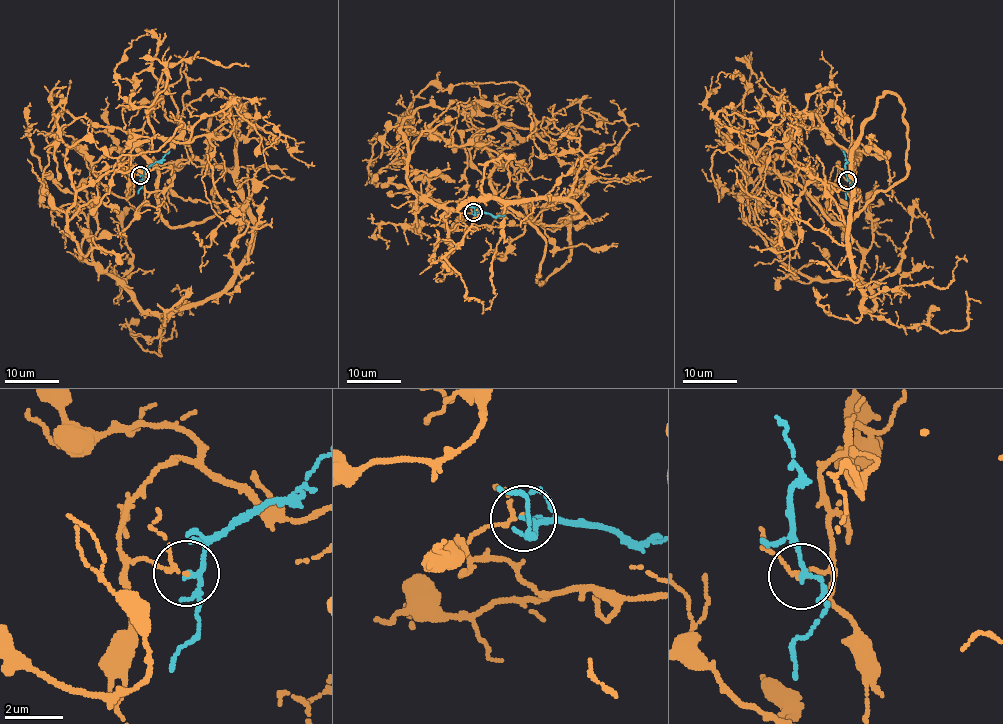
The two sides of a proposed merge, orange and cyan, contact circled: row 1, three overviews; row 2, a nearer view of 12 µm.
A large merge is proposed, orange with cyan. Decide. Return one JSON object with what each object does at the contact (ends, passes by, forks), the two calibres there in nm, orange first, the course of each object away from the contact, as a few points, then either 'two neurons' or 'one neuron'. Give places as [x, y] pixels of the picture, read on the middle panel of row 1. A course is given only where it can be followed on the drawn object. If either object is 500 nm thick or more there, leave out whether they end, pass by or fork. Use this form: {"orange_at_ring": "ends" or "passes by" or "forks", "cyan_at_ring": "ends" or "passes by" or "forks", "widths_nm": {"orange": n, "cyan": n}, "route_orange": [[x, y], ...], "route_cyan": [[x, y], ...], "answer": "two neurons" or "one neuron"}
{"orange_at_ring": "passes by", "cyan_at_ring": "passes by", "widths_nm": {"orange": 110, "cyan": 140}, "route_orange": [[474, 211], [579, 214], [418, 199], [412, 227], [380, 225], [386, 248]], "route_cyan": [[474, 211], [505, 215]], "answer": "two neurons"}

